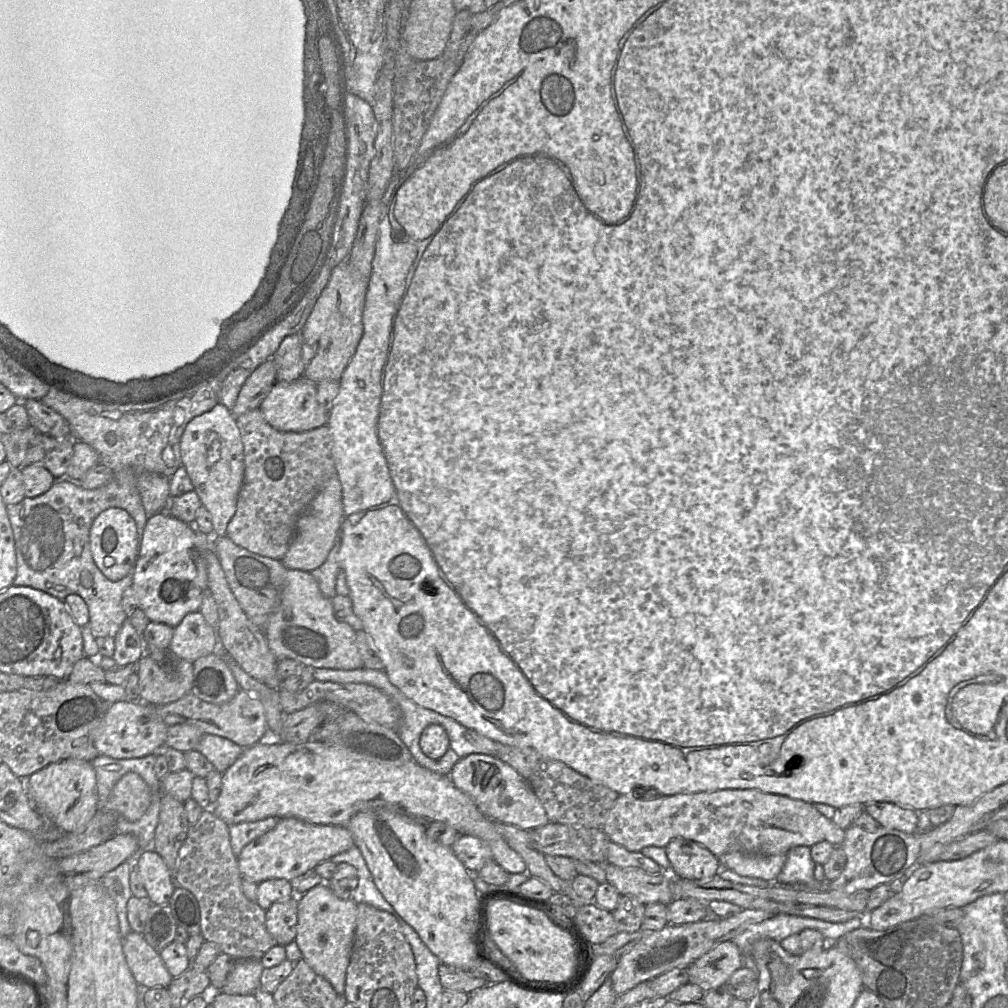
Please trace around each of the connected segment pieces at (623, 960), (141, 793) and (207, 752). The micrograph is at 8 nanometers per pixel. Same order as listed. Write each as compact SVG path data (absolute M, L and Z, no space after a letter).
M742 909L727 918L708 916L704 920L682 925L668 923L661 930L645 933L632 950L618 958L617 966L610 975L612 988L616 995L621 995L639 983L649 981L674 968L687 968L718 943L733 940L750 925L760 923L771 916L771 913L764 910Z
M134 772L123 775L114 785L106 802L98 800L98 808L116 811L128 821L138 821L148 809L152 791L146 782Z
M204 734L196 751L200 752L223 774L242 754L243 748L231 740L212 734Z

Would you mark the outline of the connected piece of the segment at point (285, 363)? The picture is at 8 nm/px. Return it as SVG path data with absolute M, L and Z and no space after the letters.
M300 334L287 337L272 359L275 363L277 381L293 382L303 377L302 338Z

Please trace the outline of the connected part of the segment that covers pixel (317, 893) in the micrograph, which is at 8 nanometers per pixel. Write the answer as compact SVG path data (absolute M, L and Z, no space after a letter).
M326 882L298 895L298 922L295 941L302 958L320 976L327 979L338 995L345 995L346 971L356 930L357 904L338 898Z

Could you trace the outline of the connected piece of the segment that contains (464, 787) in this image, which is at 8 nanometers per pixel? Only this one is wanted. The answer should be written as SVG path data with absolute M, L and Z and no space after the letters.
M473 753L460 758L451 770L450 778L491 820L510 824L525 831L549 822L546 811L530 784L513 767L496 756Z

